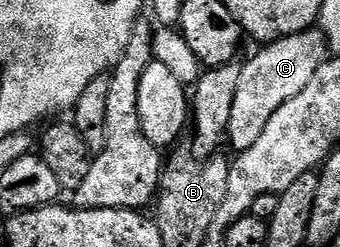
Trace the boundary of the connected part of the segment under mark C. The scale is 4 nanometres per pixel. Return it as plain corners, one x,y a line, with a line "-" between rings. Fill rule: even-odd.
310,31
298,32
296,36
286,36
271,44
263,44
260,52
243,64
241,83
237,86
237,98
233,102
233,114
229,118
226,135
236,153
249,150
249,146
261,138
261,130
265,130
269,118
273,118
273,114
277,114
277,110
281,110
289,98
297,98
297,94
305,90
305,85
323,65
324,41
318,35
311,35

